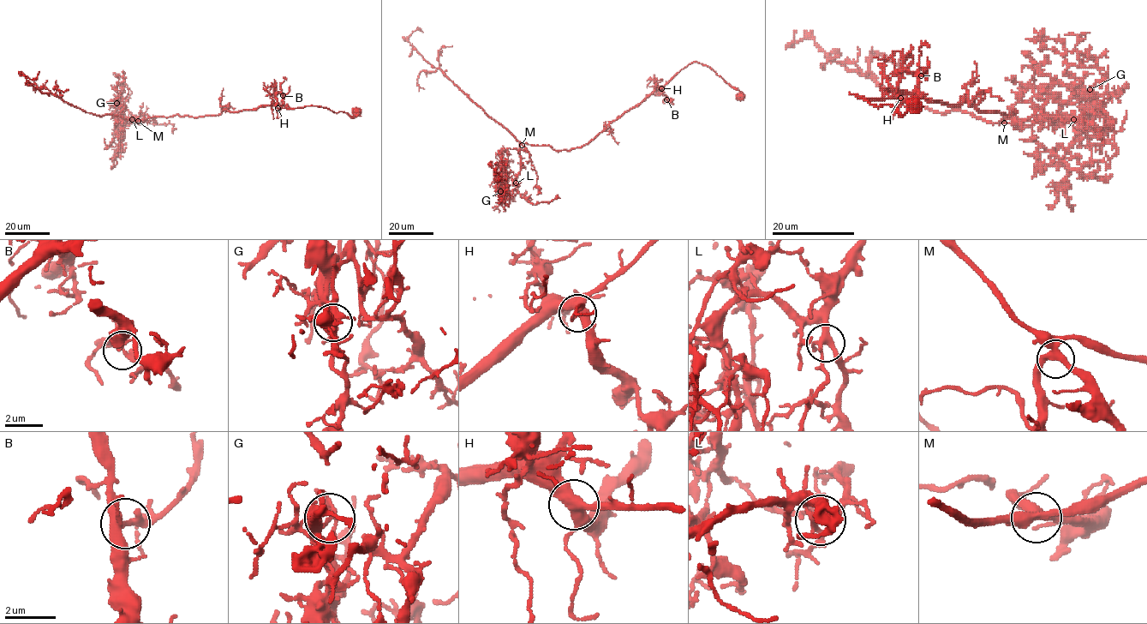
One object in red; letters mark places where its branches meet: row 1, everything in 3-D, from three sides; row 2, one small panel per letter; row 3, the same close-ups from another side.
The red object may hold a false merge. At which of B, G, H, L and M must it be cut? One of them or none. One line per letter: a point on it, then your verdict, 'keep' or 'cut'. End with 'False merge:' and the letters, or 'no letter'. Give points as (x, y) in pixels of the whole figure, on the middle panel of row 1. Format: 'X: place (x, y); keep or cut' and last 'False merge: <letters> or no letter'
B: place (666, 99); keep
G: place (500, 191); cut
H: place (661, 88); keep
L: place (516, 182); keep
M: place (522, 145); keep
False merge: G

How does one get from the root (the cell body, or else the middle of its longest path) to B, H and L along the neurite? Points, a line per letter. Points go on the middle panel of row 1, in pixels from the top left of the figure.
B: (742, 97), (739, 90), (708, 67), (692, 62), (662, 86), (666, 99)
H: (742, 97), (739, 90), (708, 67), (696, 62), (680, 69), (661, 88)
L: (742, 97), (739, 90), (708, 67), (692, 62), (580, 146), (556, 150), (550, 146), (522, 142), (516, 182)

